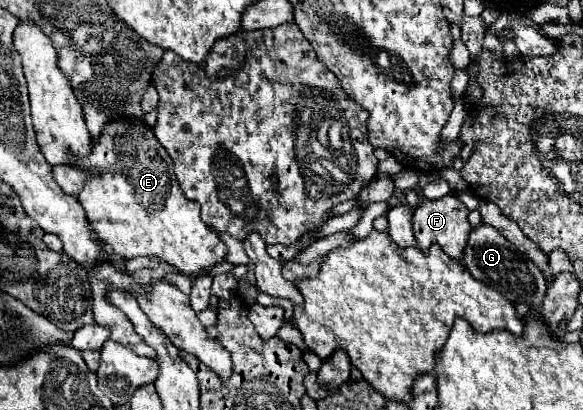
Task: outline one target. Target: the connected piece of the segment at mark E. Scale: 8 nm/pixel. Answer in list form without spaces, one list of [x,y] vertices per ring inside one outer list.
[[[123,117],[107,121],[101,135],[93,139],[89,157],[77,161],[75,167],[89,175],[81,193],[77,195],[87,213],[87,219],[91,221],[99,239],[105,241],[105,245],[123,259],[157,255],[161,261],[171,263],[185,275],[201,275],[207,267],[223,261],[223,255],[227,253],[225,243],[221,241],[217,231],[201,221],[201,205],[197,205],[197,201],[189,201],[181,193],[181,187],[173,177],[173,163],[169,161],[169,153],[165,153],[163,145],[157,141],[155,133],[143,117]]]

